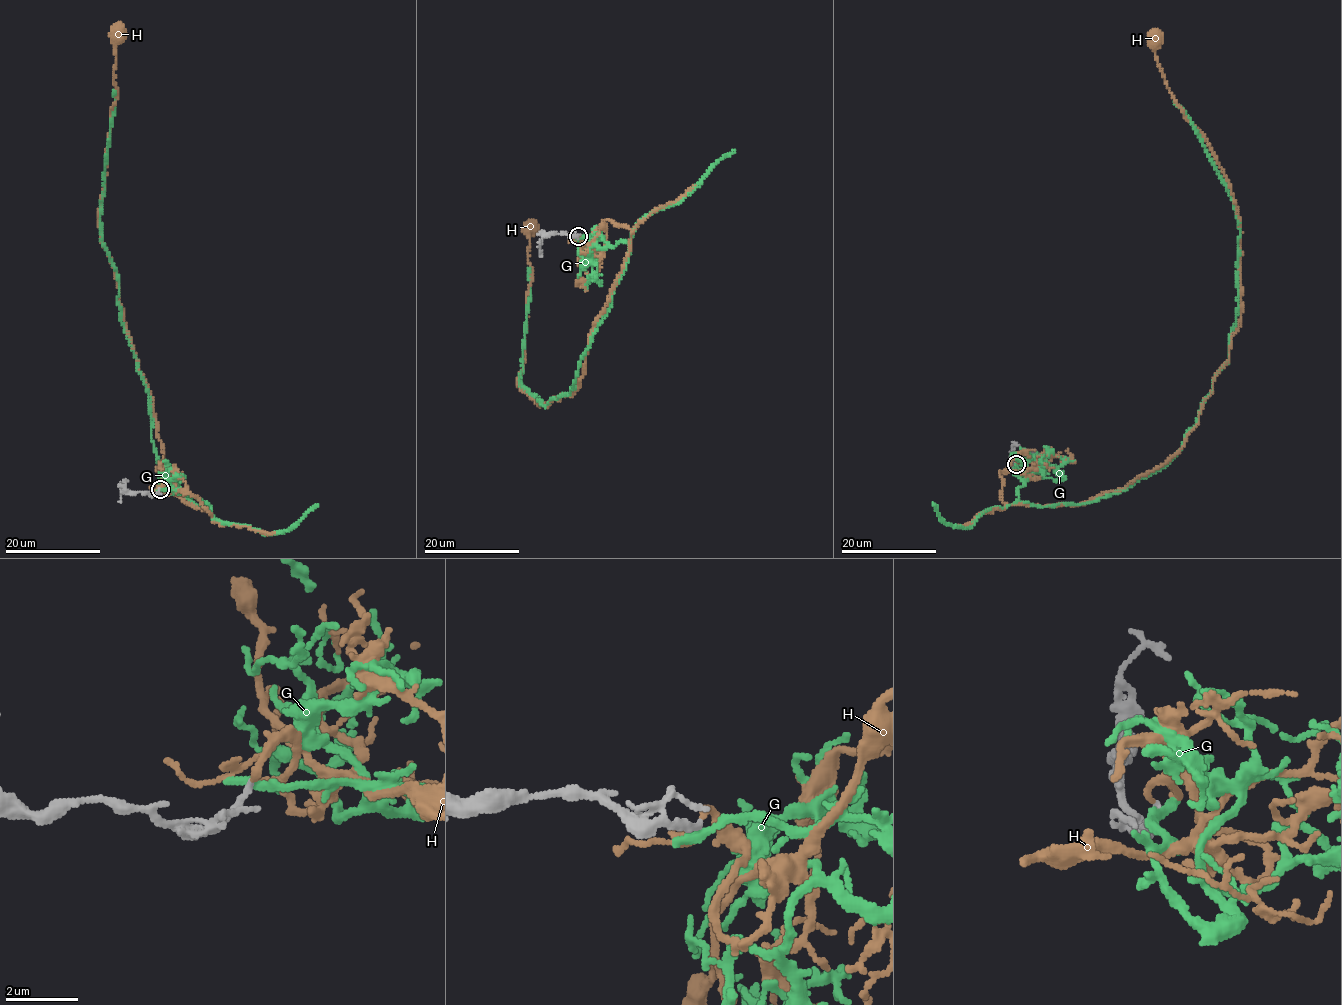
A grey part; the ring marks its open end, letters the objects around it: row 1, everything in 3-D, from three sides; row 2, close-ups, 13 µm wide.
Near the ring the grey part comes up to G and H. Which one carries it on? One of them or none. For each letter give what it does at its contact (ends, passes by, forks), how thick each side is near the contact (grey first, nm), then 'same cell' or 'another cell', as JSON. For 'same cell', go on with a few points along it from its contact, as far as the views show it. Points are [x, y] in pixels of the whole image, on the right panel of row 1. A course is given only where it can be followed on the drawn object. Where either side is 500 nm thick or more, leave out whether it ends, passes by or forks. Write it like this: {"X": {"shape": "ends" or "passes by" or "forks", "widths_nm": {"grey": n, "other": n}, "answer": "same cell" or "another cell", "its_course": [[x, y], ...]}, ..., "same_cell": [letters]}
{"G": {"shape": "ends", "widths_nm": {"grey": 180, "other": 280}, "answer": "another cell"}, "H": {"shape": "ends", "widths_nm": {"grey": 140, "other": 160}, "answer": "same cell", "its_course": [[1016, 463], [999, 472], [1007, 504], [1051, 506], [1163, 465], [1240, 324], [1237, 206], [1154, 39]]}, "same_cell": ["H"]}

